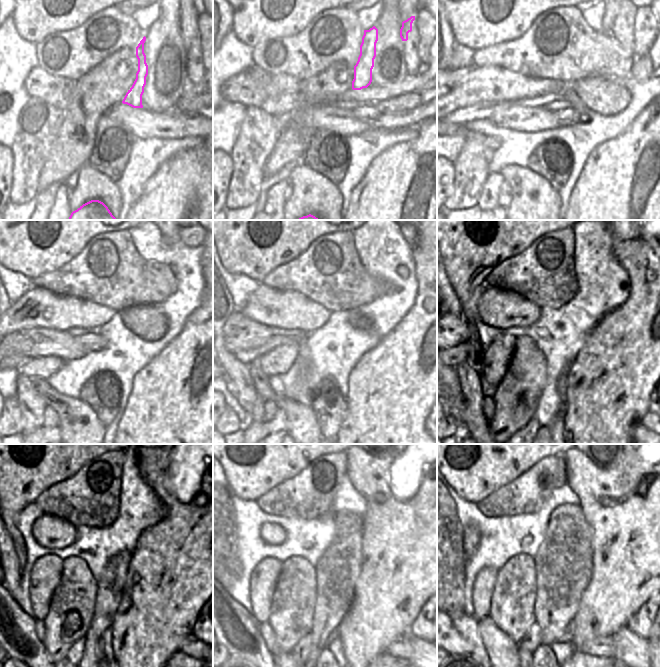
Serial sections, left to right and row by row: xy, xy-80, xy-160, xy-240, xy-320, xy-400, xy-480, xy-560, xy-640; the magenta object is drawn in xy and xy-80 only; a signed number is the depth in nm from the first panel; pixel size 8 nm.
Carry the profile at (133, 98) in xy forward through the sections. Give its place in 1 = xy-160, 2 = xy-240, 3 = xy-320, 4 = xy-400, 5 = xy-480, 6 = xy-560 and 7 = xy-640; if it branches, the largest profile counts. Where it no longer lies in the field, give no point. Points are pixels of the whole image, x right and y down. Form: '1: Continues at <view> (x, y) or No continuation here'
1: Continues at xy-160 (618, 20)
2: Continues at xy-240 (172, 240)
3: No continuation here
4: No continuation here
5: No continuation here
6: No continuation here
7: No continuation here.

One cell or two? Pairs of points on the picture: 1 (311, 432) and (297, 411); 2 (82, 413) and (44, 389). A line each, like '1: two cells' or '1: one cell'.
1: one cell
2: one cell

